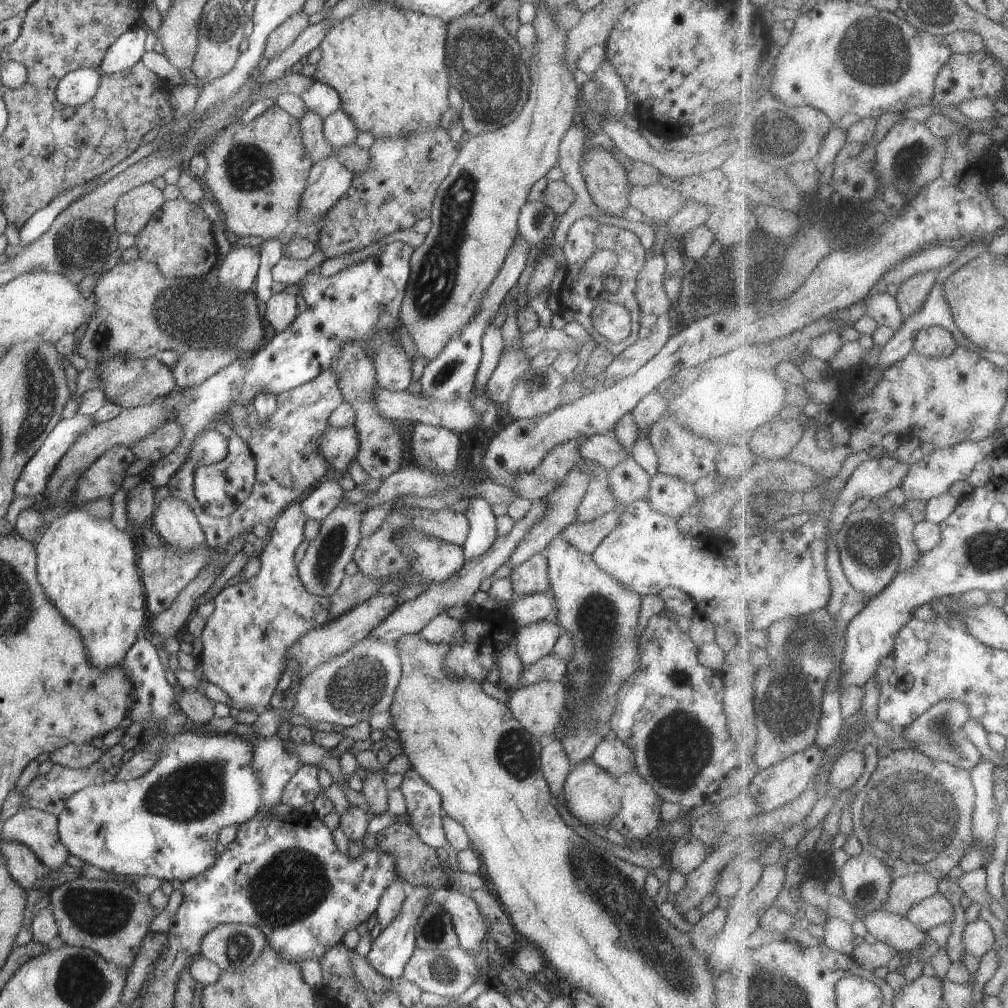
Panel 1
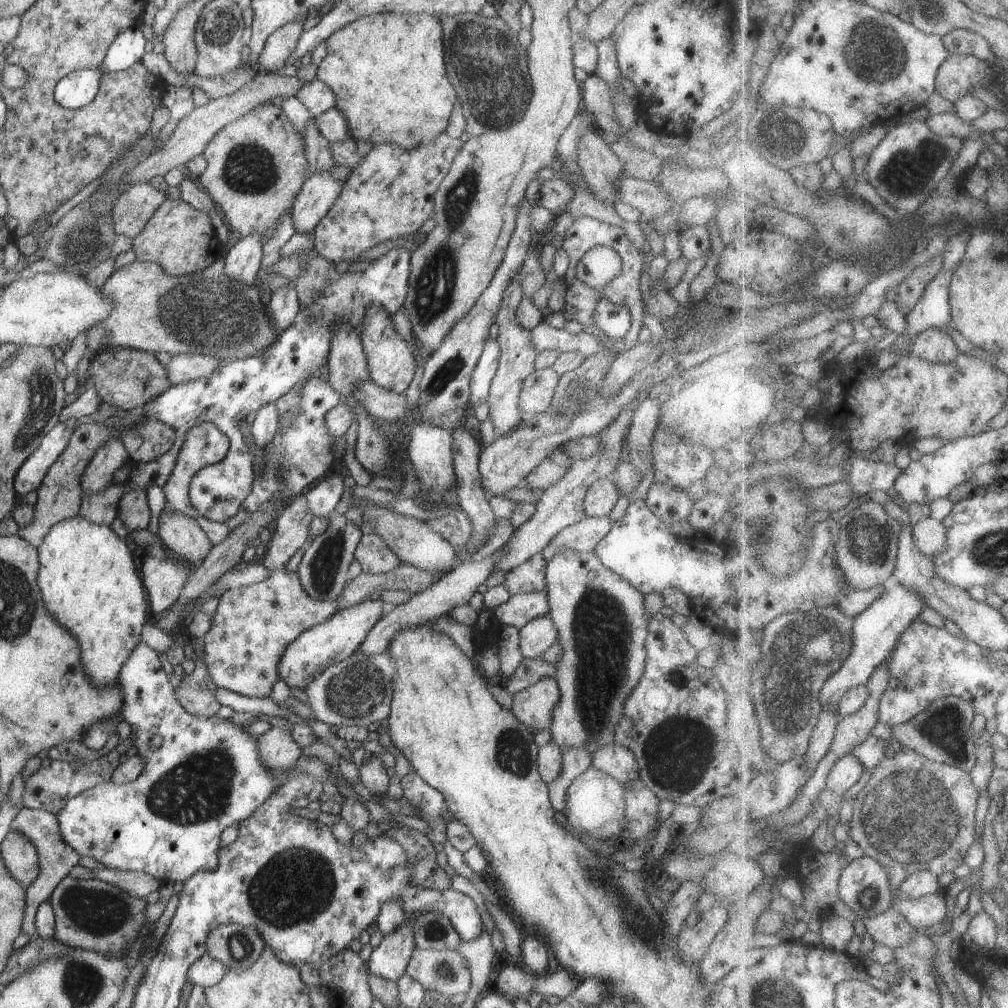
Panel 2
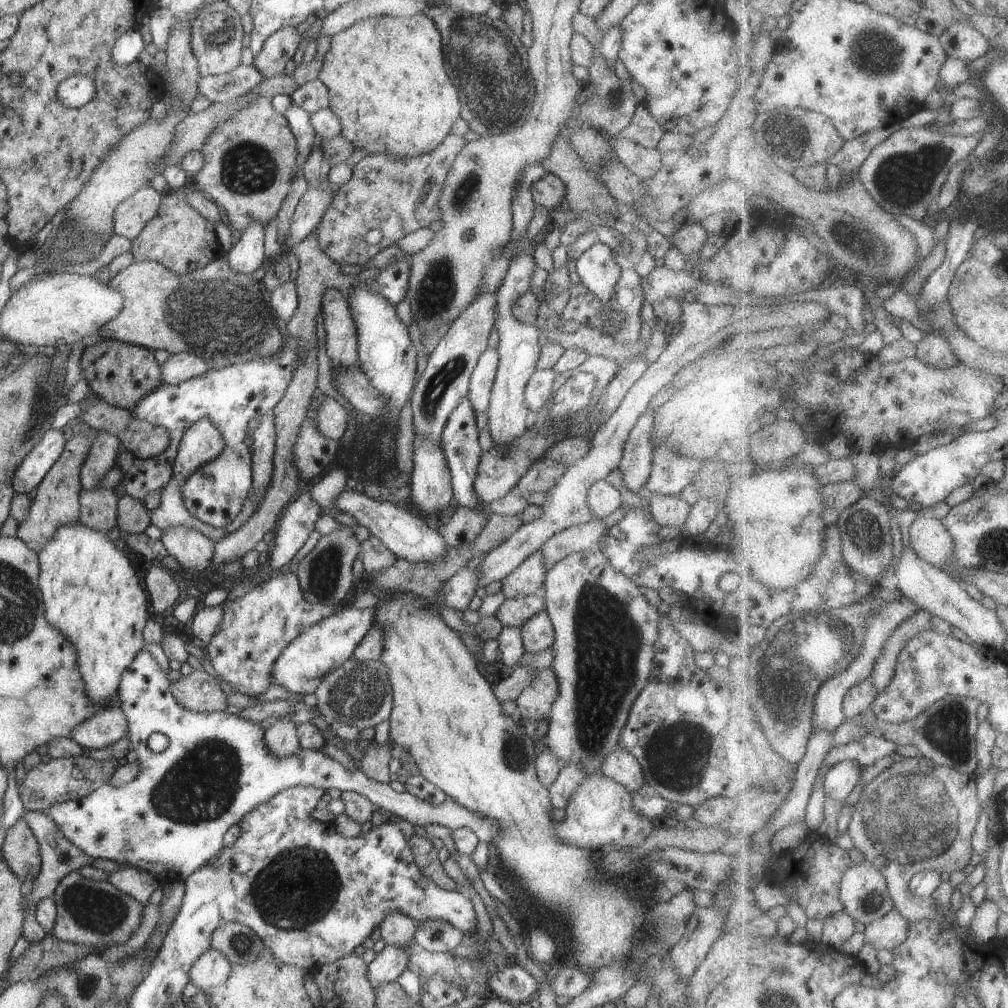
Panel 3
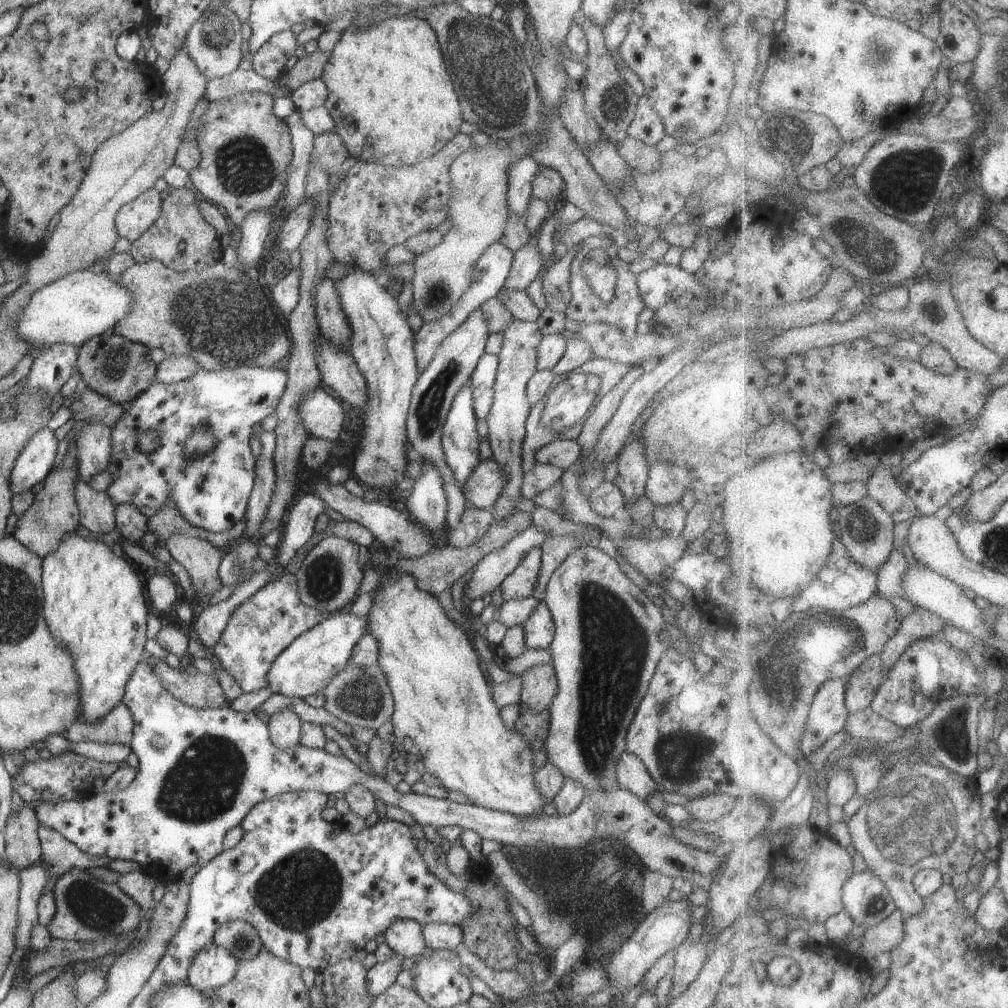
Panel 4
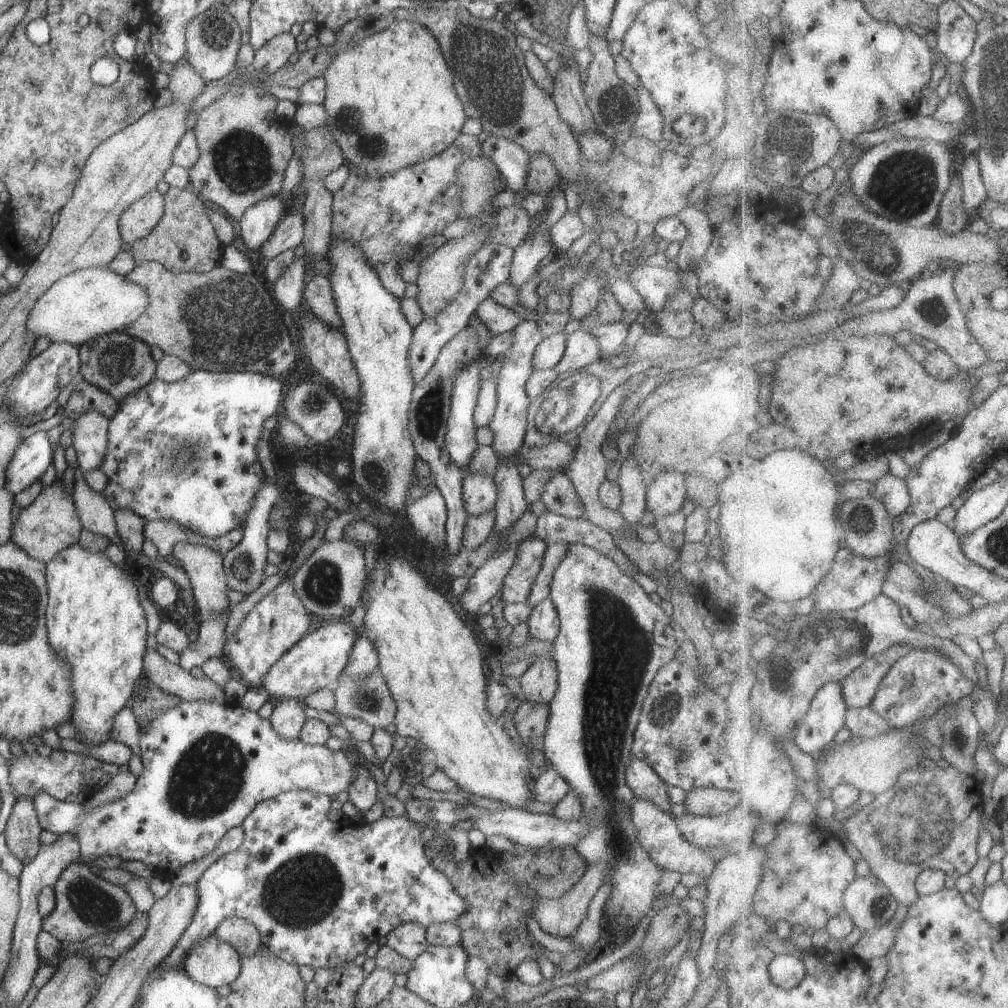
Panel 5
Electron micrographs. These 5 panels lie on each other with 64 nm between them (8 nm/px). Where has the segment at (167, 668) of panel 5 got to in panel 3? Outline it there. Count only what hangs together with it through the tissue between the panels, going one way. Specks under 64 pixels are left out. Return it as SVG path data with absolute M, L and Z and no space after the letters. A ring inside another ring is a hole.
M170 669L164 672L171 682L171 693L184 708L201 713L225 711L228 708L220 681L204 669L194 669L189 675L174 674Z

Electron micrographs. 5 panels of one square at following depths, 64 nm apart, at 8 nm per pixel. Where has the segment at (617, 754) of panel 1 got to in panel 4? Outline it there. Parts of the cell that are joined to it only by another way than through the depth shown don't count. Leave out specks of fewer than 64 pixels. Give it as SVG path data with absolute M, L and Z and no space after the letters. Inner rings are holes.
M628 751L622 753L620 760L617 760L616 774L619 786L630 790L642 800L646 801L655 793L660 792L647 766L644 766L635 754Z

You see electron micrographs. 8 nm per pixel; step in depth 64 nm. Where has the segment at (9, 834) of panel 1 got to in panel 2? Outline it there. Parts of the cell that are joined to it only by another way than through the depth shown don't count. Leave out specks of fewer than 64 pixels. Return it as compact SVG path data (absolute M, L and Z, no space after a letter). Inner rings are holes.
M23 807L16 818L14 818L11 829L16 829L24 833L36 845L40 860L40 872L38 876L34 882L25 889L26 904L24 918L21 924L22 933L31 939L37 939L40 937L35 925L35 914L38 907L43 902L49 900L59 882L69 874L72 868L78 865L81 854L78 854L70 845L66 844L66 841L61 835L55 814Z

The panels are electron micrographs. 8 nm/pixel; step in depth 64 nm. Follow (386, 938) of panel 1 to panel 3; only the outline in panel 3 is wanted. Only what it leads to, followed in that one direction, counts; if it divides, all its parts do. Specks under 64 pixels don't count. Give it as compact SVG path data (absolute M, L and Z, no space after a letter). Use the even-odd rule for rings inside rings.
M386 944L382 953L367 965L367 977L374 989L381 984L395 982L406 970L410 949Z

